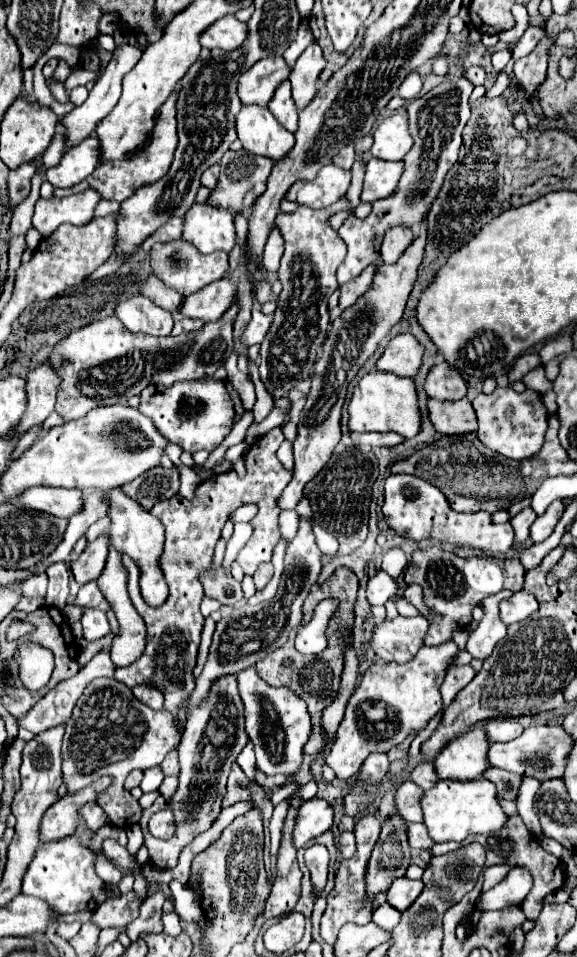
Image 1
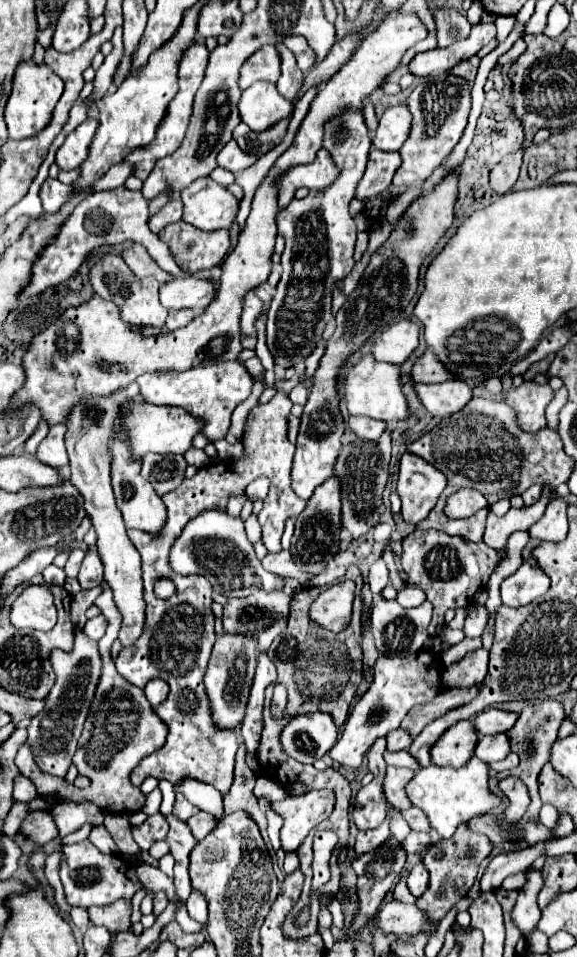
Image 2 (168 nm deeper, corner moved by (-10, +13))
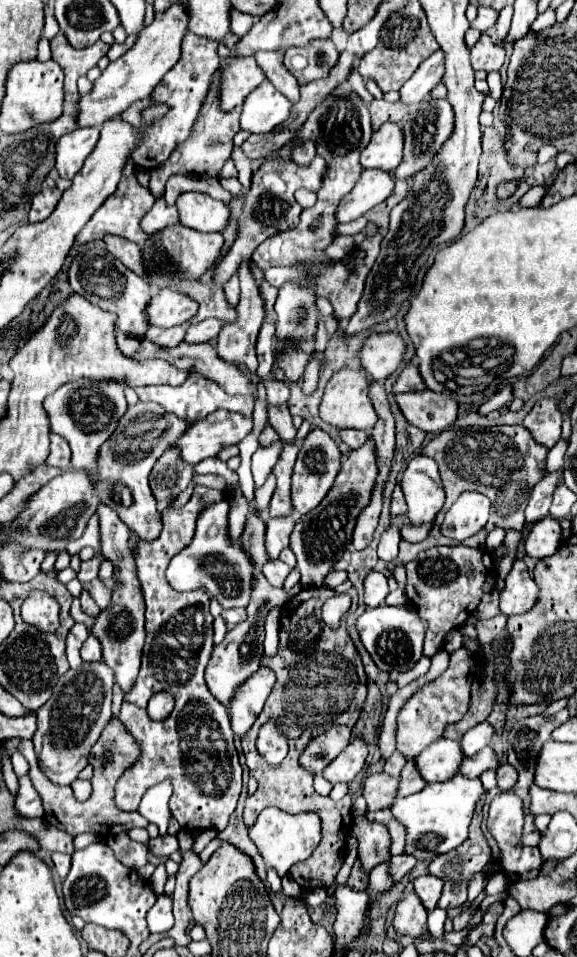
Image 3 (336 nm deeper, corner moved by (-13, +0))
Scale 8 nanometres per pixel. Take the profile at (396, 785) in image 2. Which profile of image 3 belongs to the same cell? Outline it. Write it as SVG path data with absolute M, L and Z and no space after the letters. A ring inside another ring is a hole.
M381 772L365 778L363 784L363 796L367 800L367 810L383 810L391 808L397 798L399 780Z

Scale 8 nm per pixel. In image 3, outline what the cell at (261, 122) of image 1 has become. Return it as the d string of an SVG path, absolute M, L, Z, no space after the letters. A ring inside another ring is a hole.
M265 82L261 88L255 88L243 104L241 128L251 134L271 132L275 126L283 124L289 118L291 102L273 88L273 84Z

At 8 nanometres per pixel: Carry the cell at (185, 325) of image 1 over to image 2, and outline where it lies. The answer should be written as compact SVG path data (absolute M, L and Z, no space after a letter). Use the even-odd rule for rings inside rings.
M180 309L180 311L170 311L168 319L166 319L166 327L168 329L178 329L188 325L194 319L194 311L190 309Z

